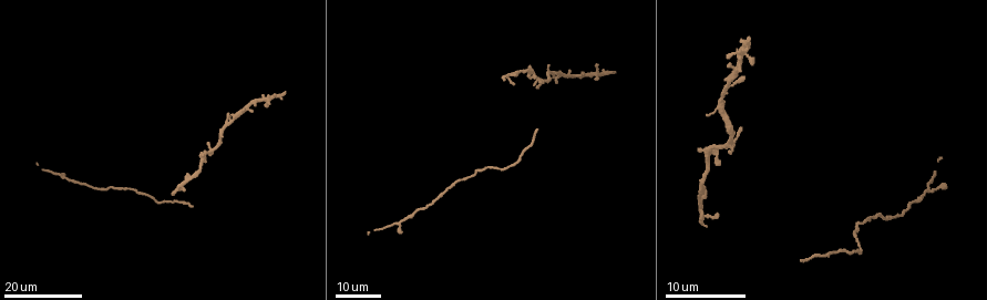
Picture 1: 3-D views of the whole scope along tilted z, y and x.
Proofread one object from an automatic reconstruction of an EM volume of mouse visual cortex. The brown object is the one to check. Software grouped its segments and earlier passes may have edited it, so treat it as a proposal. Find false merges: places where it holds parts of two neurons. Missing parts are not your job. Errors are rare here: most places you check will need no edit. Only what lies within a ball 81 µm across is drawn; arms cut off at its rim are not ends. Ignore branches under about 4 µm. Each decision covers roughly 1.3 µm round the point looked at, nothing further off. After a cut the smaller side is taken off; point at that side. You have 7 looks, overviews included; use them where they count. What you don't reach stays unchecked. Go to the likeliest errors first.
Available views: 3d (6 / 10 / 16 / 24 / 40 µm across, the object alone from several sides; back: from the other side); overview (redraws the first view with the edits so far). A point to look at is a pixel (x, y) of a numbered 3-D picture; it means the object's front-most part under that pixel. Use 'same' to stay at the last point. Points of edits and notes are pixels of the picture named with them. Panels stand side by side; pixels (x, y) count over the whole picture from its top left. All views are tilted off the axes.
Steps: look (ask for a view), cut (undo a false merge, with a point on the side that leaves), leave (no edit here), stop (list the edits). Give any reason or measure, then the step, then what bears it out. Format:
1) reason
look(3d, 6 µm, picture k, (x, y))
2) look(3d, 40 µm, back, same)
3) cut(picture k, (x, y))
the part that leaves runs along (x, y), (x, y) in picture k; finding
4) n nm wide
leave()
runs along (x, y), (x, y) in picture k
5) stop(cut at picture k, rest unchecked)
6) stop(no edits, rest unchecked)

calibre changes
look(3d, 16 µm, picture 1, (710, 148))

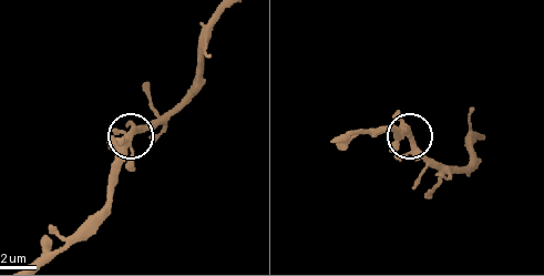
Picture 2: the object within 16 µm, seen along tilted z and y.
look(3d, 6 µm, picture 2, (131, 132))

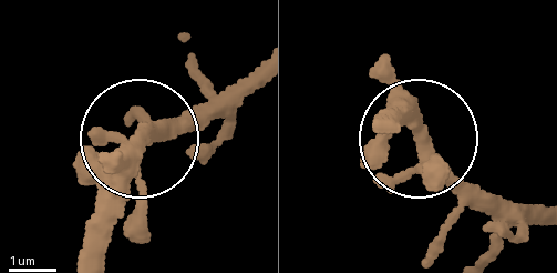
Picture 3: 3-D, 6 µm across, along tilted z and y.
3 arms
leave()
all the same neuron

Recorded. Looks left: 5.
narrows sharply
look(3d, 24 µm, picture 1, (438, 199))

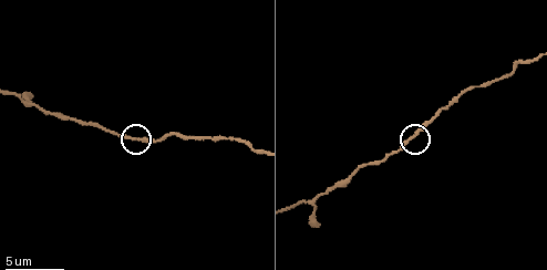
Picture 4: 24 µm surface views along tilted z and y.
closer look
look(3d, 10 µm, picture 4, (136, 137))

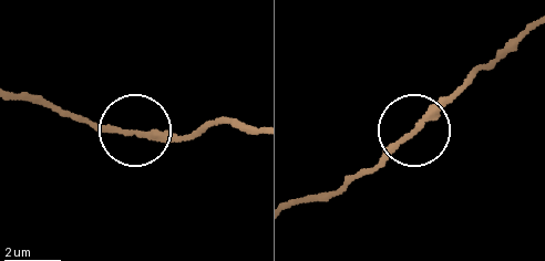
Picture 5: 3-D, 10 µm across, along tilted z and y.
leave()
continuous, no second neuron

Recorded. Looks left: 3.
calibre changes
look(3d, 10 µm, picture 4, (245, 142))

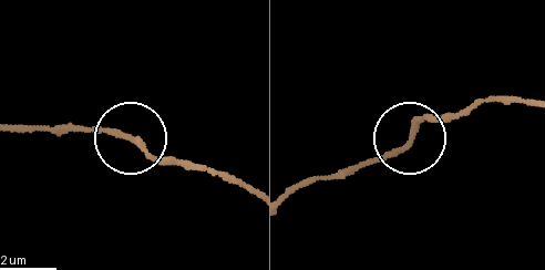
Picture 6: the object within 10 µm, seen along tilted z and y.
leave()
runs along (248, 191), (163, 161), (135, 141), (70, 131) in picture 6; one neuron here

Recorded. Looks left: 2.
stop(no edits, rest unchecked)

